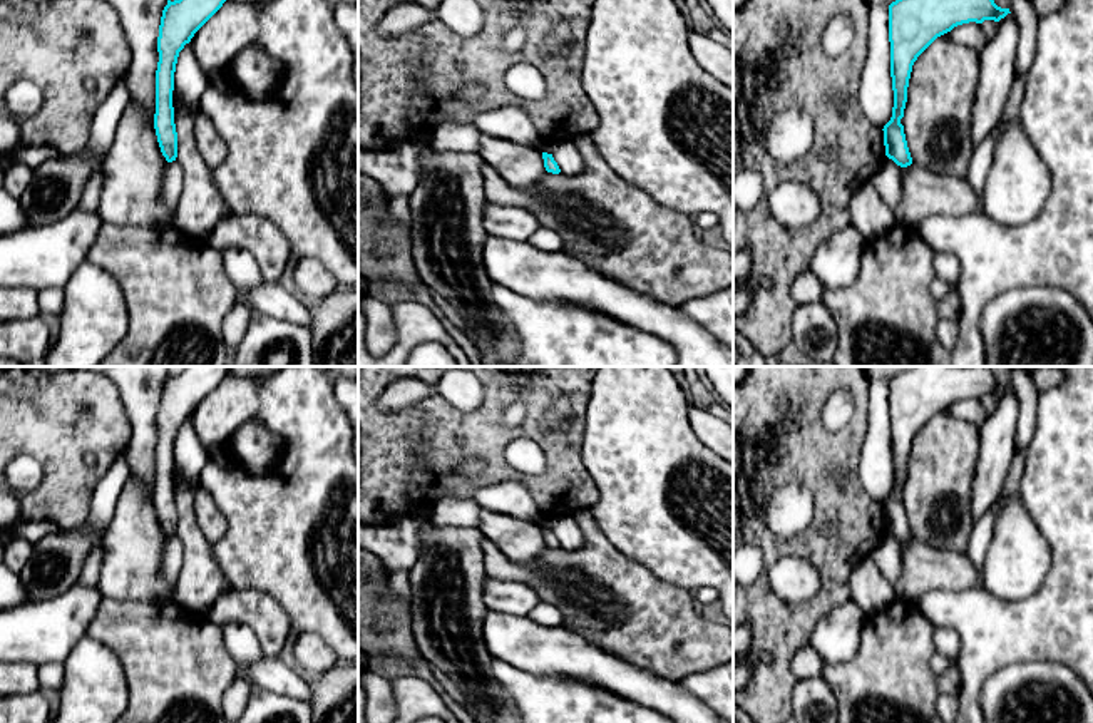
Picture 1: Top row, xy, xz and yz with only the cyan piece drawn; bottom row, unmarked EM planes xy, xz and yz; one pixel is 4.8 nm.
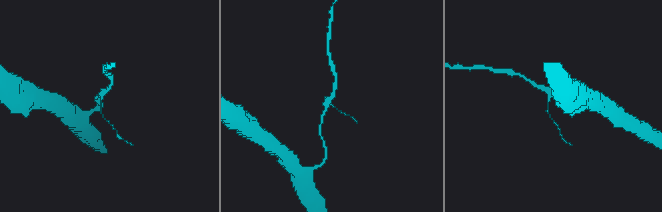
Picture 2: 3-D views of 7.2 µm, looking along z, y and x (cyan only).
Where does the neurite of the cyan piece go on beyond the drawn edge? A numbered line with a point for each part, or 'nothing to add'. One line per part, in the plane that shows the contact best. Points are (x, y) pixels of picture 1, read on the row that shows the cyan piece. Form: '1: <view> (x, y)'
nothing to add

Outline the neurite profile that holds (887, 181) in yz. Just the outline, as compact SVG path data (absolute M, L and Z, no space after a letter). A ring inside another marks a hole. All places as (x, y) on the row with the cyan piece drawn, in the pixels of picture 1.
M887 157L869 181L887 206L894 209L899 204L902 194L902 177L899 166L892 159Z

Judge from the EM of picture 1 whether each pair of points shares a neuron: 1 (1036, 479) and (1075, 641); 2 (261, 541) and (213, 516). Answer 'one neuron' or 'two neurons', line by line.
1: one neuron
2: two neurons

